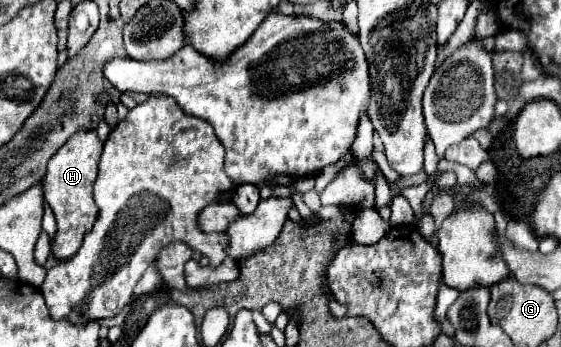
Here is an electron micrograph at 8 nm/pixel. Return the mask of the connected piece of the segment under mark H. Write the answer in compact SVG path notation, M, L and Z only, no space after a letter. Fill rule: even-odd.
M79 129L75 137L69 139L49 161L45 175L45 201L55 213L57 235L51 241L53 253L59 259L69 259L81 247L83 235L91 231L97 219L97 207L93 201L93 183L97 179L97 165L103 151L103 141L95 129Z

